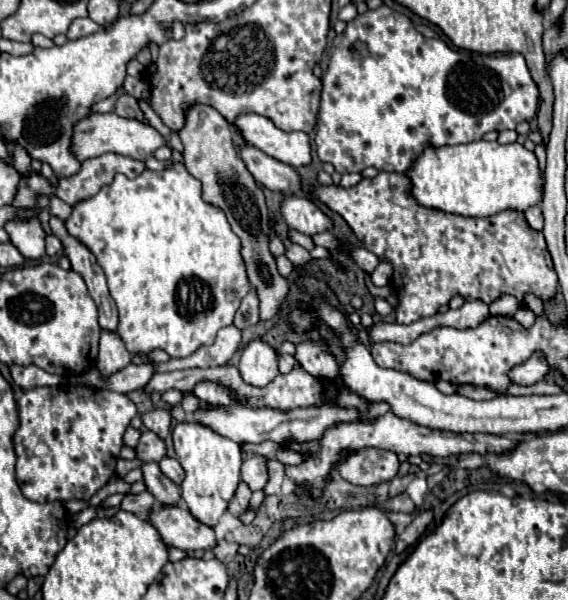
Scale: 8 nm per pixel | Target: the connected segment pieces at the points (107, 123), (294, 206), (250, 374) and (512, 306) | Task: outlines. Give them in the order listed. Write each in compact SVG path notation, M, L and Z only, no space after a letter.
M90 113L76 121L72 135L72 153L78 161L86 161L90 157L98 157L104 153L118 153L132 159L146 161L160 145L166 145L164 137L150 125L144 125L136 119L122 119L116 113Z
M286 197L280 203L280 213L290 229L296 229L304 235L314 235L332 227L332 221L308 197Z
M252 339L240 357L240 375L254 387L268 385L278 375L276 351L262 339Z
M504 293L504 297L498 297L496 301L490 303L490 315L504 315L504 317L512 317L516 313L516 309L520 309L520 303L516 297Z

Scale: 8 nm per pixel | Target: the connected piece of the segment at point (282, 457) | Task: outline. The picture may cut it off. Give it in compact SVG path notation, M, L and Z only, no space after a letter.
M278 449L278 453L276 453L276 459L280 461L280 463L284 463L284 465L298 465L298 463L302 463L304 461L304 455L300 455L300 453L296 453L296 451L290 451L290 449Z

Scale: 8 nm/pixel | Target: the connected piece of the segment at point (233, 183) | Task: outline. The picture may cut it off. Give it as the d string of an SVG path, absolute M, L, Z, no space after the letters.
M196 103L186 109L184 117L186 117L186 123L178 131L184 143L184 165L190 171L190 175L194 175L202 183L204 201L208 201L210 205L216 205L228 217L232 231L240 237L240 245L242 245L240 253L246 265L248 279L276 279L276 289L264 289L264 287L258 289L260 319L262 321L272 319L288 297L288 279L278 273L276 259L268 247L268 235L272 227L270 227L264 193L256 185L254 177L250 175L242 159L238 157L238 151L232 143L230 125L228 121L224 121L224 117L216 109L212 109L210 105Z

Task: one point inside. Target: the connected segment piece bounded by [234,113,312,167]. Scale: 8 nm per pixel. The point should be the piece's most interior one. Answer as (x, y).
(291, 147)

